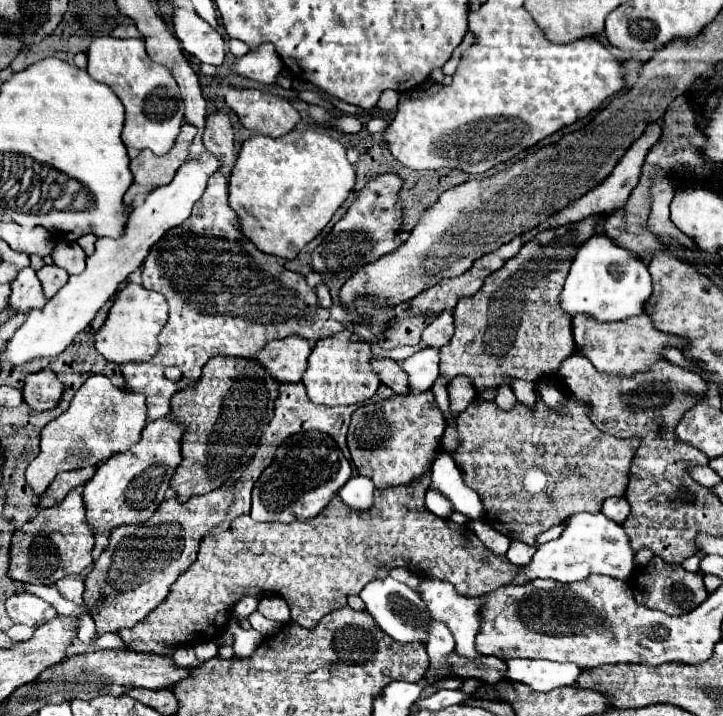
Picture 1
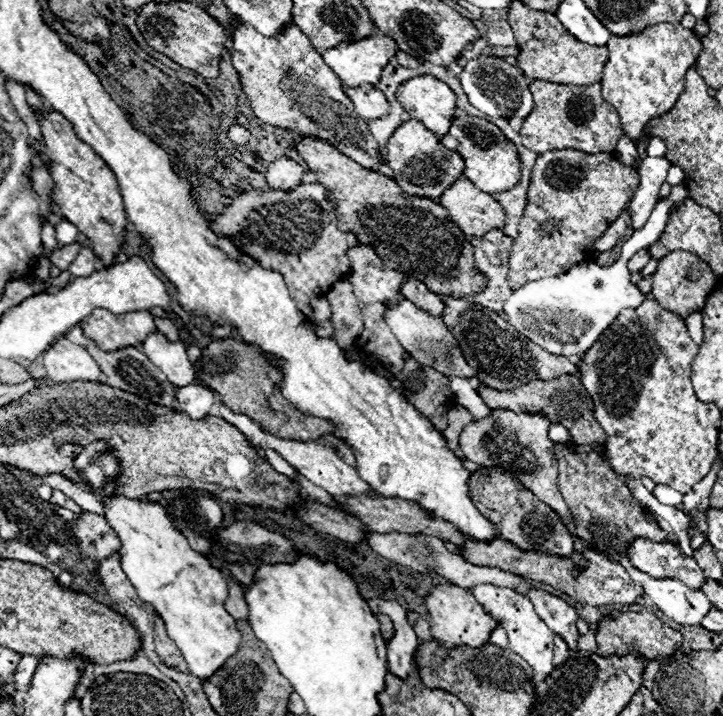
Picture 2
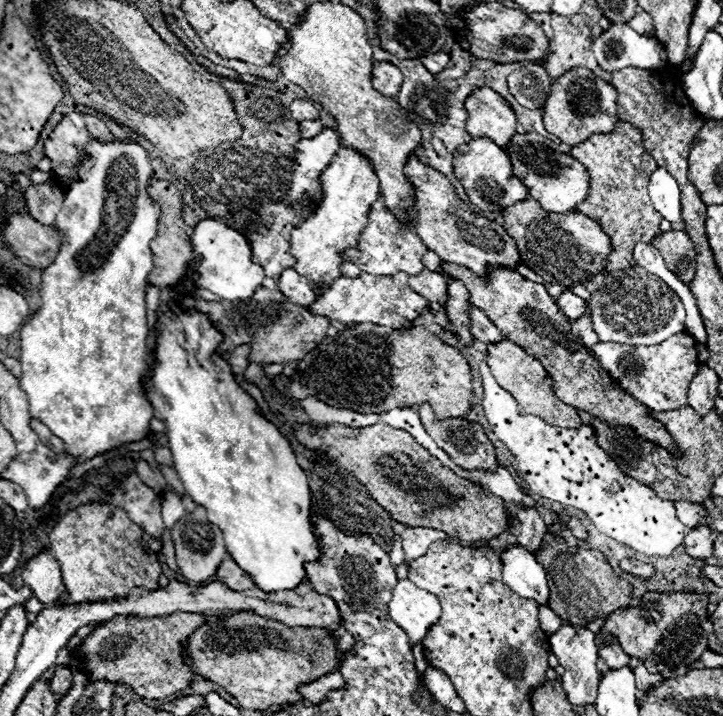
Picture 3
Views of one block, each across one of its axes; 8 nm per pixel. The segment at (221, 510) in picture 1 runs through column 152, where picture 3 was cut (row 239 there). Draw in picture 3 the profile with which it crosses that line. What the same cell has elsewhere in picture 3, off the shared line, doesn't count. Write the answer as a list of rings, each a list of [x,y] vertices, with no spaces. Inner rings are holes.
[[[530,198],[506,208],[502,218],[506,232],[516,240],[518,252],[522,252],[522,262],[552,284],[562,284],[566,288],[586,284],[592,276],[602,272],[604,260],[612,250],[610,238],[592,218],[578,212],[544,212],[544,208]]]

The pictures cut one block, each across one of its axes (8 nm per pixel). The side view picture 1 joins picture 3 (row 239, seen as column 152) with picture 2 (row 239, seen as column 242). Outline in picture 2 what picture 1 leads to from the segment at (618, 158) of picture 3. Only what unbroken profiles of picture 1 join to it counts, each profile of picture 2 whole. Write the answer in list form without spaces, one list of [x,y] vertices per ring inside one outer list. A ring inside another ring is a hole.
[[[546,152],[538,156],[528,188],[528,204],[524,216],[518,224],[518,238],[514,240],[510,252],[510,270],[508,284],[510,288],[520,288],[530,280],[540,280],[546,276],[556,276],[572,268],[584,258],[594,254],[592,244],[608,230],[608,226],[622,214],[628,200],[638,188],[638,172],[630,166],[624,166],[610,156],[586,156],[584,152]]]

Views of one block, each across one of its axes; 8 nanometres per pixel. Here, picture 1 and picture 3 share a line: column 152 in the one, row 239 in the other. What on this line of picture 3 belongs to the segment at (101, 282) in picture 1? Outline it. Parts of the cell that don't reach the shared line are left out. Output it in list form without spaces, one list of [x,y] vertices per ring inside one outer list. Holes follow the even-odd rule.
[[[206,218],[198,222],[192,228],[190,242],[194,254],[202,258],[202,262],[196,266],[196,276],[192,278],[198,288],[206,288],[224,300],[246,300],[262,284],[264,270],[258,264],[250,262],[250,254],[252,254],[250,244],[240,232],[228,228],[226,222],[214,218]]]

